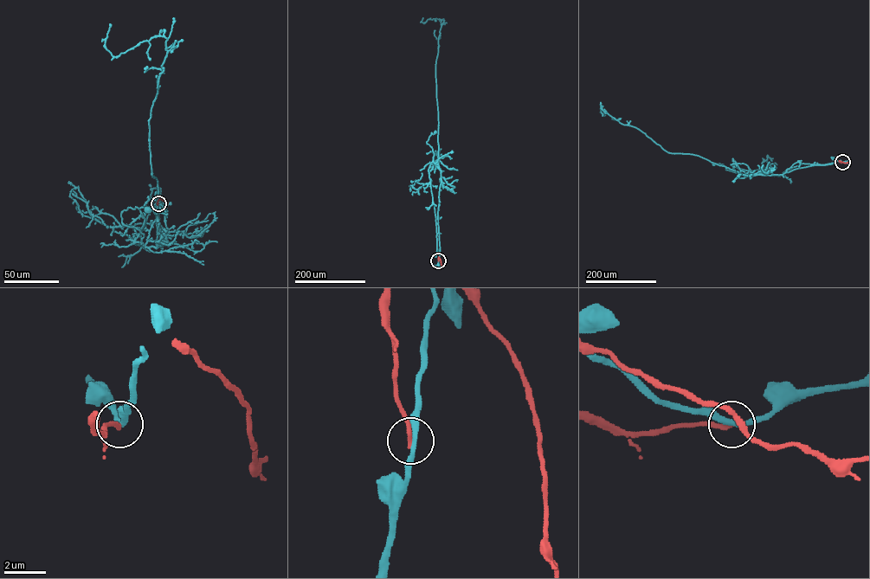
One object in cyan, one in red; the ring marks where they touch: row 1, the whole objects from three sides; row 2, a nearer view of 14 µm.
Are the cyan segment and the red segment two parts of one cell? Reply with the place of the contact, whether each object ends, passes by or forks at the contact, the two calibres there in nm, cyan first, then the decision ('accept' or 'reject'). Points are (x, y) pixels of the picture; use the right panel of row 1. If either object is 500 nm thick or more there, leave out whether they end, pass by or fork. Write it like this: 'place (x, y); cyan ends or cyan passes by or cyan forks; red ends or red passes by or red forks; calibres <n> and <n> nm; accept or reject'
place (842, 162); cyan passes by; red ends; calibres 240 and 200 nm; reject

